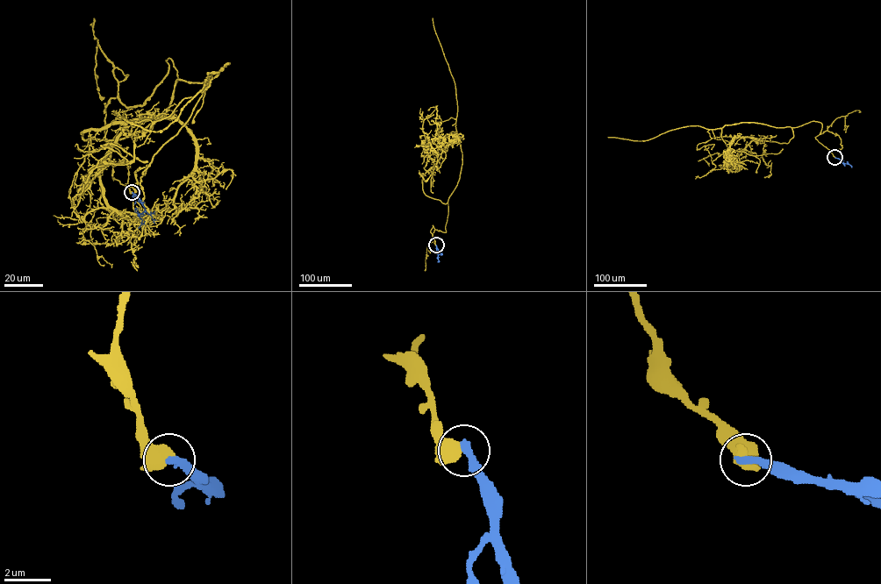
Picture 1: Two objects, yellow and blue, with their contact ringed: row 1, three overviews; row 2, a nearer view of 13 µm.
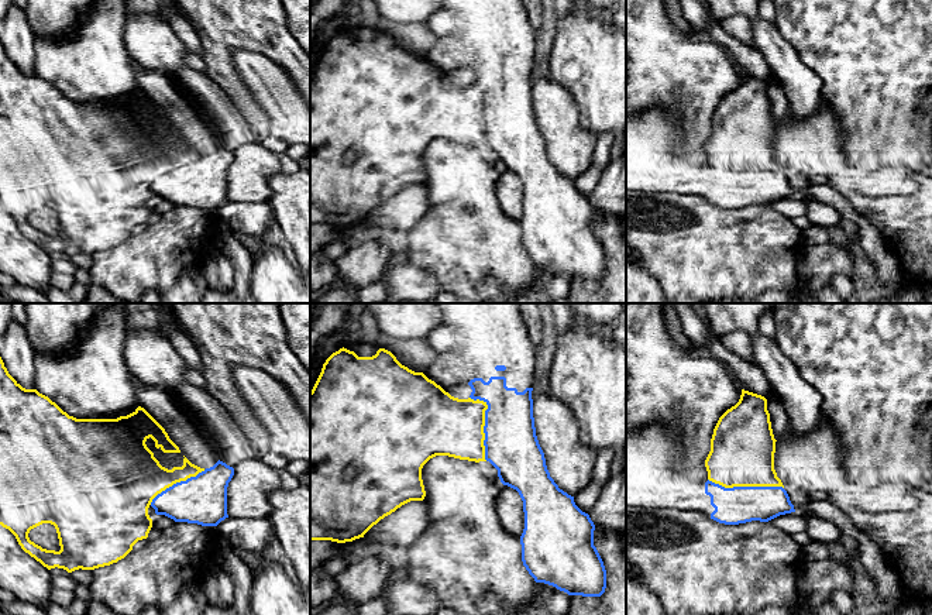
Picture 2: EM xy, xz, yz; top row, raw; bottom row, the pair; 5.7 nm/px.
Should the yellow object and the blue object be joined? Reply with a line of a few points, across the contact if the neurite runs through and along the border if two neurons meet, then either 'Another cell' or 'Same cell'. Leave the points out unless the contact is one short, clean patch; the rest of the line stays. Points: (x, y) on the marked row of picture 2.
Another cell

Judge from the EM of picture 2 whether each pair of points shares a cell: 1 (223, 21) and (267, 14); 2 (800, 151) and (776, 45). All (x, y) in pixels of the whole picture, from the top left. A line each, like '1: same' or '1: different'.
1: same
2: different

